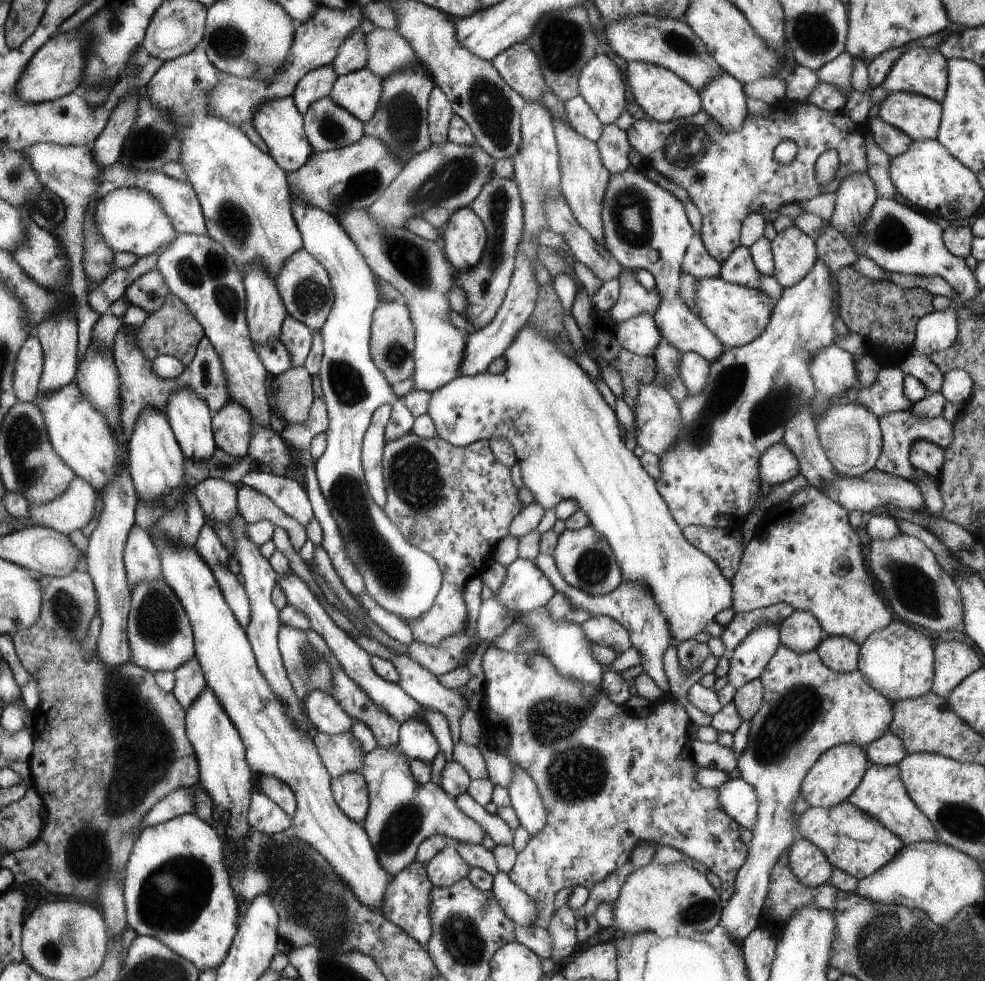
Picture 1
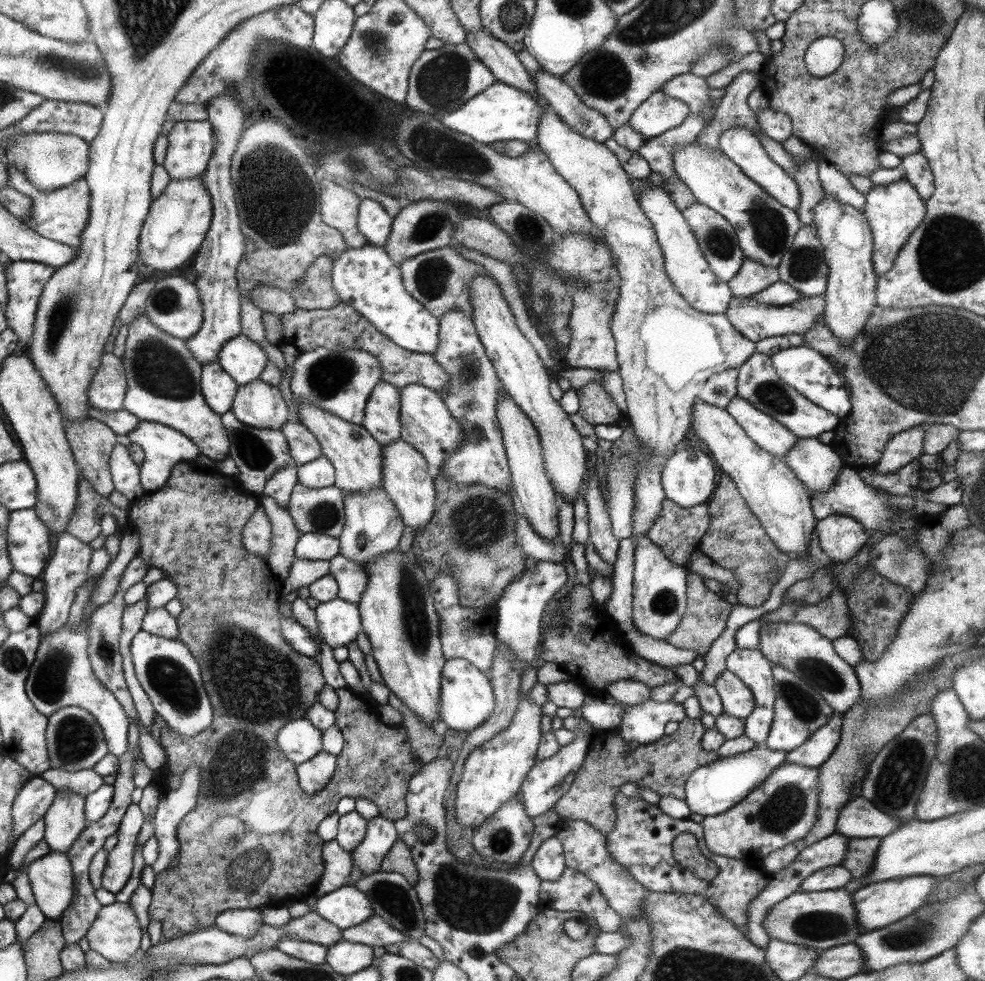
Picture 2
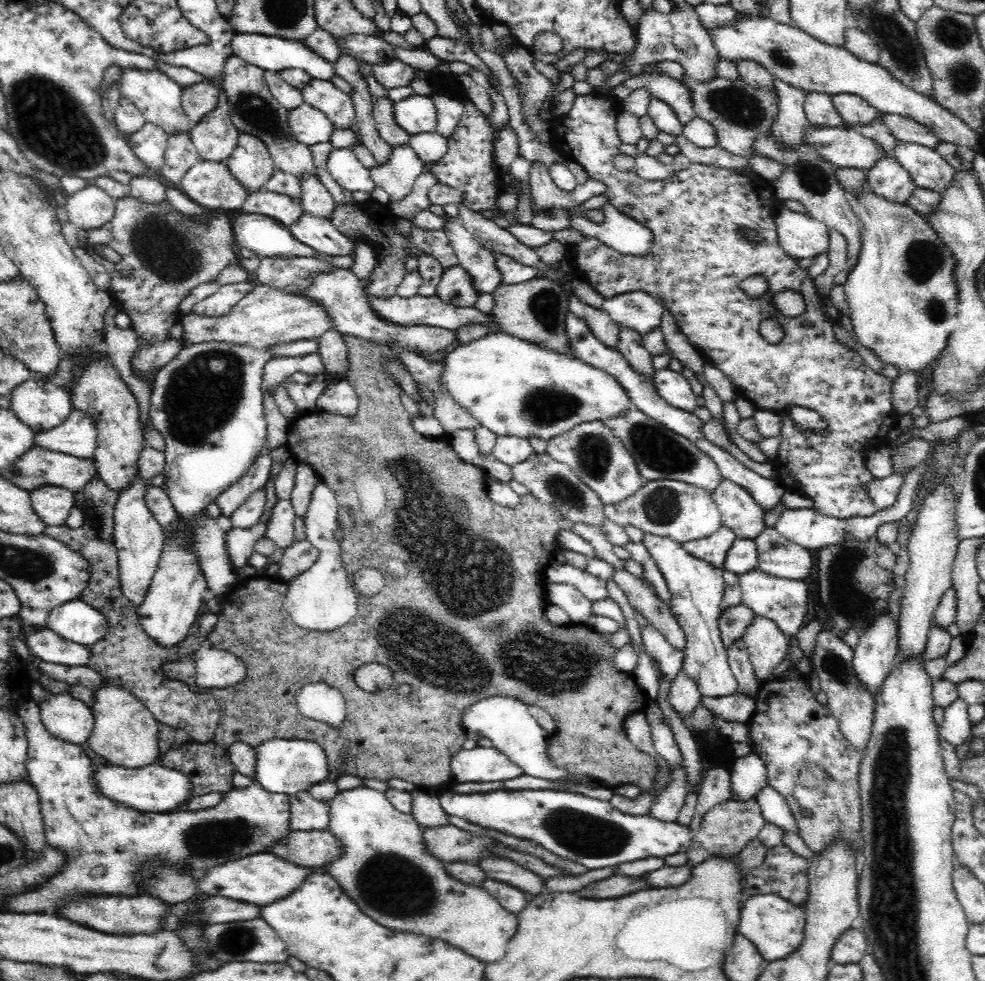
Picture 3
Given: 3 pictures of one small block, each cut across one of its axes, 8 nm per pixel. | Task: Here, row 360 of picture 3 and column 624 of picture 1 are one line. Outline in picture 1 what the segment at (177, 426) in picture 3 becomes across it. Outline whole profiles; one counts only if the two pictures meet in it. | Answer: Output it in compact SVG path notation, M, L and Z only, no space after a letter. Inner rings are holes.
M627 168L619 174L611 174L601 202L601 220L605 232L605 250L613 256L613 260L617 260L621 270L647 270L653 276L659 294L659 304L653 312L653 324L661 338L665 338L679 354L693 352L711 364L725 348L679 298L683 256L691 236L695 234L687 222L683 204L673 194L643 178L639 168Z

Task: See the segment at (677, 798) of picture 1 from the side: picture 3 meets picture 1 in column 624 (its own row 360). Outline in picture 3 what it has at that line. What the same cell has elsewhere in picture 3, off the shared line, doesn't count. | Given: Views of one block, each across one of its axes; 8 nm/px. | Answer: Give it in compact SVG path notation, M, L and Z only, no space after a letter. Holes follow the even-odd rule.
M596 90L594 94L576 96L576 100L574 100L570 112L568 112L566 116L554 118L554 120L550 122L550 124L552 124L552 146L554 146L554 150L556 150L558 154L566 156L566 158L572 160L572 162L578 162L578 164L588 172L588 176L590 176L592 180L602 182L602 184L606 186L606 196L610 198L610 204L612 204L618 212L622 212L622 214L634 218L636 222L640 222L640 224L644 224L644 226L648 226L650 232L652 232L652 236L654 236L654 242L650 244L650 252L648 252L648 254L644 254L644 256L634 256L634 254L620 254L620 252L616 252L614 248L610 248L610 246L606 246L604 242L600 242L598 238L584 236L584 242L568 246L566 258L568 258L568 262L572 260L572 274L576 276L576 280L582 280L582 282L590 284L590 286L592 286L598 294L602 294L606 300L610 300L610 298L616 296L616 294L634 292L634 290L642 290L642 292L650 294L662 308L668 308L668 310L670 310L670 314L674 316L674 320L676 320L676 324L678 324L678 328L680 328L680 332L684 332L686 340L688 340L696 350L700 350L702 358L704 358L710 366L718 368L726 378L732 380L732 384L736 386L736 392L738 392L738 396L740 396L742 400L748 400L756 410L766 410L766 412L772 412L772 414L780 416L780 418L782 418L782 430L780 430L780 438L782 438L782 440L780 440L780 448L778 448L778 462L776 462L776 466L778 466L778 468L784 466L786 474L790 474L790 482L794 482L802 494L806 494L806 496L810 496L810 498L814 500L814 510L816 510L816 512L820 512L822 516L840 518L840 520L854 518L854 516L872 516L872 514L876 514L876 512L878 512L878 504L876 504L876 500L872 500L870 494L868 494L868 484L870 484L870 480L874 480L874 478L872 478L872 474L870 474L868 468L866 468L866 462L868 462L866 454L868 454L868 450L872 450L872 448L886 446L886 444L888 444L888 432L890 432L892 428L896 428L896 424L898 424L898 418L900 418L900 416L894 412L894 404L892 404L892 380L886 378L886 376L880 376L880 374L876 374L876 372L872 372L872 370L868 370L868 366L866 366L864 360L856 354L856 350L848 350L848 348L844 348L842 344L836 342L836 336L834 336L834 322L828 320L828 318L824 316L822 308L820 308L824 296L820 296L820 292L816 290L814 278L808 274L806 268L802 268L802 266L796 262L796 258L792 258L792 256L790 256L786 250L782 250L780 244L778 244L776 214L778 214L780 206L778 206L778 198L776 198L776 194L774 194L772 182L764 180L762 176L758 176L758 174L752 172L752 170L728 170L728 168L716 168L716 166L704 166L704 164L690 164L690 168L676 172L672 178L666 178L664 182L658 182L658 180L644 180L644 178L640 178L634 170L632 170L632 172L630 172L630 170L628 170L628 172L620 172L620 170L614 168L614 162L612 162L614 156L618 156L618 154L626 154L626 156L632 156L632 158L638 158L638 156L640 156L640 152L638 152L636 146L624 144L624 142L620 140L620 136L618 136L618 128L616 128L616 120L618 120L618 118L616 118L616 114L618 114L620 108L622 108L622 104L618 104L616 98L612 98L610 94L604 96L604 94L600 94L598 90ZM738 228L756 230L756 232L760 234L762 242L760 242L760 244L746 242L746 240L738 234ZM756 274L762 276L762 278L770 284L770 290L768 290L764 296L760 296L760 298L748 298L748 296L742 292L740 284L742 284L744 278L756 276ZM782 290L800 292L802 298L804 298L804 302L806 302L806 312L800 314L798 318L782 316L782 314L772 306L772 302L770 302L772 296L774 296L776 292L782 292ZM766 318L778 320L780 326L784 328L784 340L782 340L780 344L776 344L776 346L764 342L764 338L762 338L762 334L760 334L760 322L766 320ZM794 406L810 408L810 410L818 412L818 414L822 416L822 420L826 422L828 428L826 428L822 434L818 434L818 432L814 432L814 430L808 430L808 428L798 426L798 424L792 422L792 418L788 416L790 408L794 408Z

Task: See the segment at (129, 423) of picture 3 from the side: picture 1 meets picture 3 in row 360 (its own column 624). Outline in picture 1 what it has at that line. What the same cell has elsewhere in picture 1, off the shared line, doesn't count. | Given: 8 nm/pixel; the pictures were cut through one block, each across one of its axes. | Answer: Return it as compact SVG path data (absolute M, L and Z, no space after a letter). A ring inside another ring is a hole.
M601 52L593 54L577 76L579 96L593 110L601 126L613 124L625 110L625 86L619 68Z

